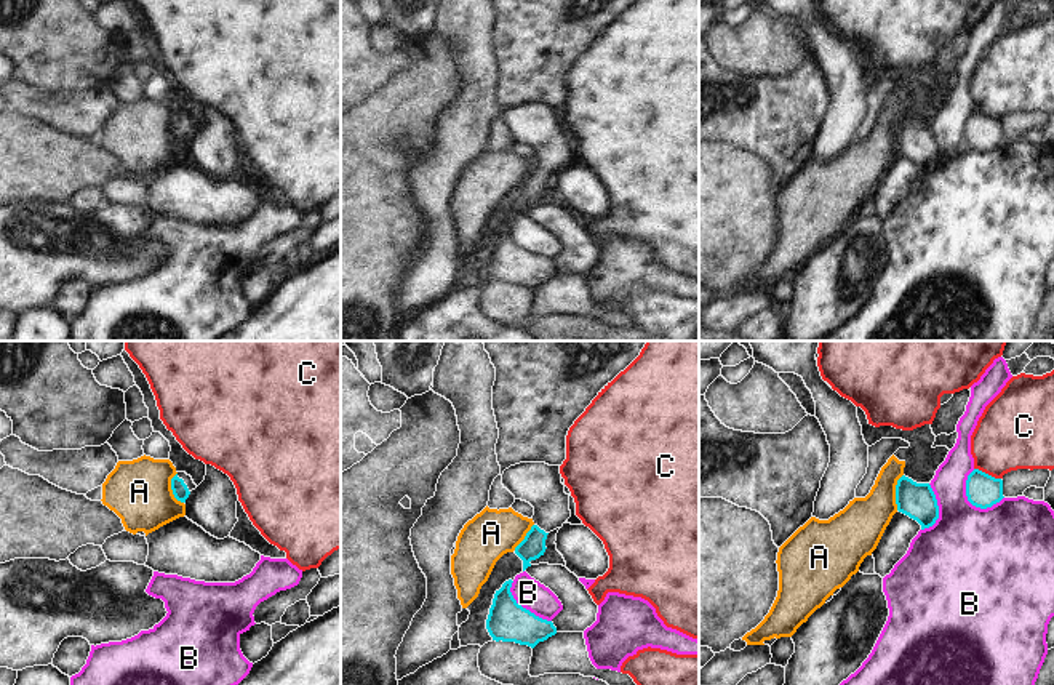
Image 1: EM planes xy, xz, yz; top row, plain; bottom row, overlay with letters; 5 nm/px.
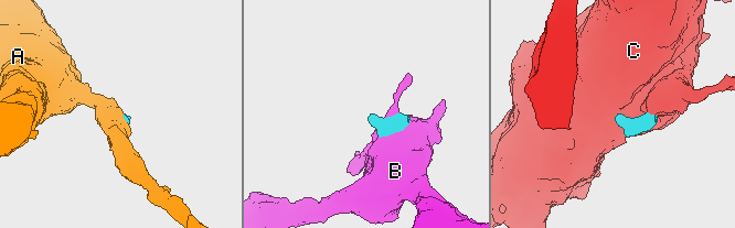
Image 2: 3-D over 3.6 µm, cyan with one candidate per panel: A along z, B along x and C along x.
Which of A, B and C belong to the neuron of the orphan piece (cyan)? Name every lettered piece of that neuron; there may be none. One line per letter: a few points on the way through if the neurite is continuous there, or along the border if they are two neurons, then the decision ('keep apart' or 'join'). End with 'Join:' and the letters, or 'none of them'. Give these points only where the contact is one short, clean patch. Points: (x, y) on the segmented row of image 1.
A: border along yz (902, 474), (896, 485), (896, 509); keep apart
B: keep apart
C: border along yz (974, 468), (1000, 479); keep apart
Join: none of them

